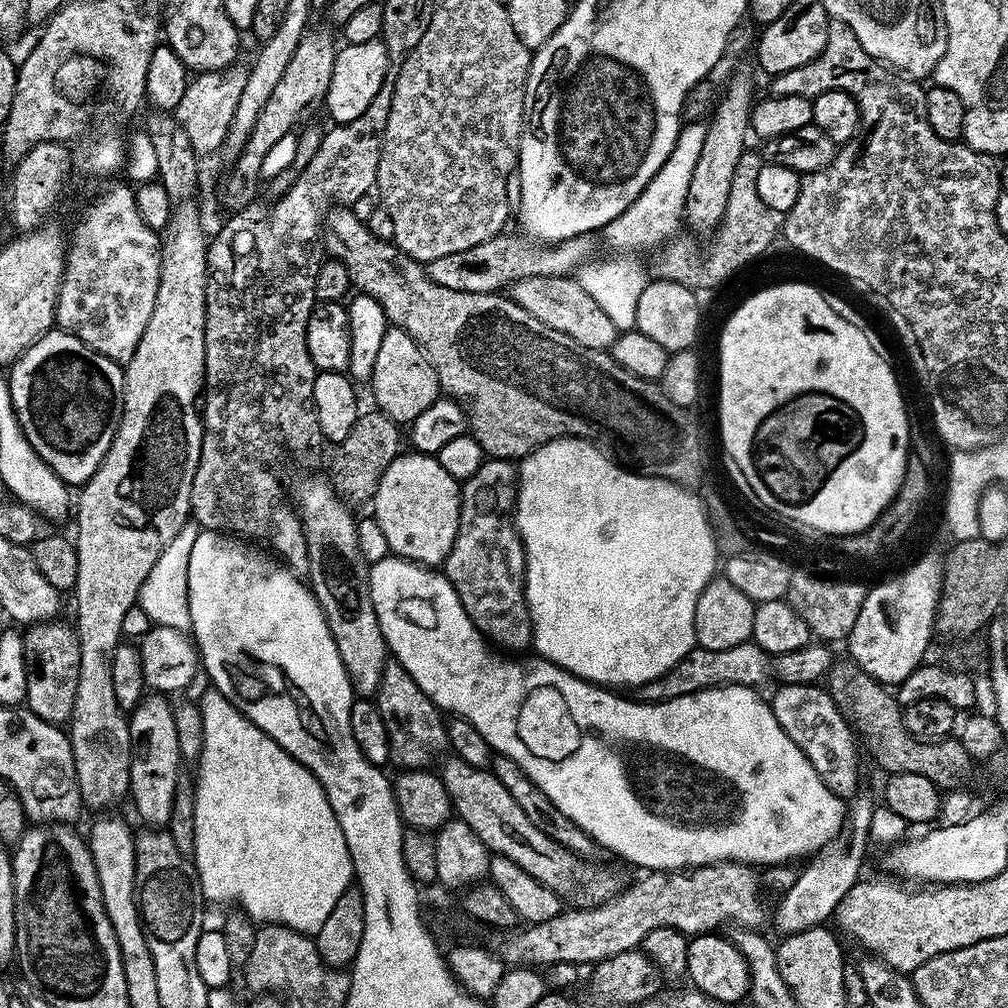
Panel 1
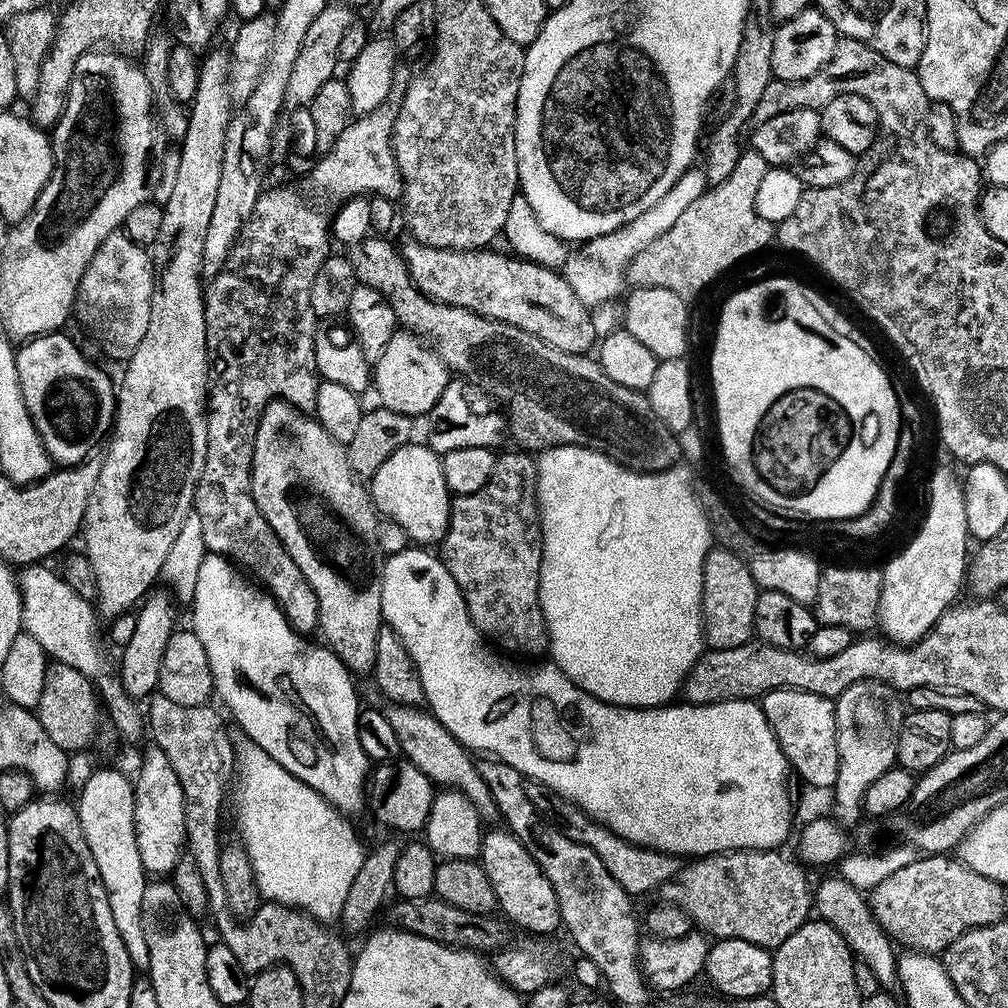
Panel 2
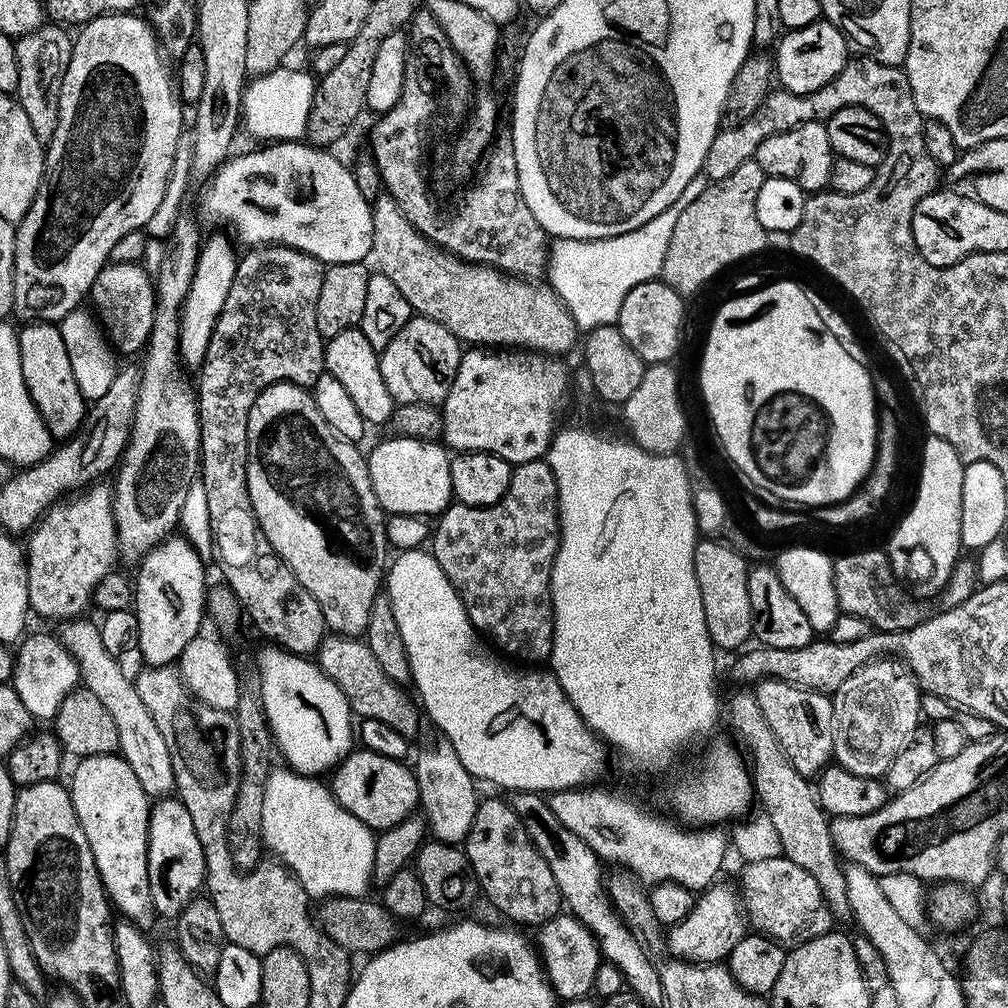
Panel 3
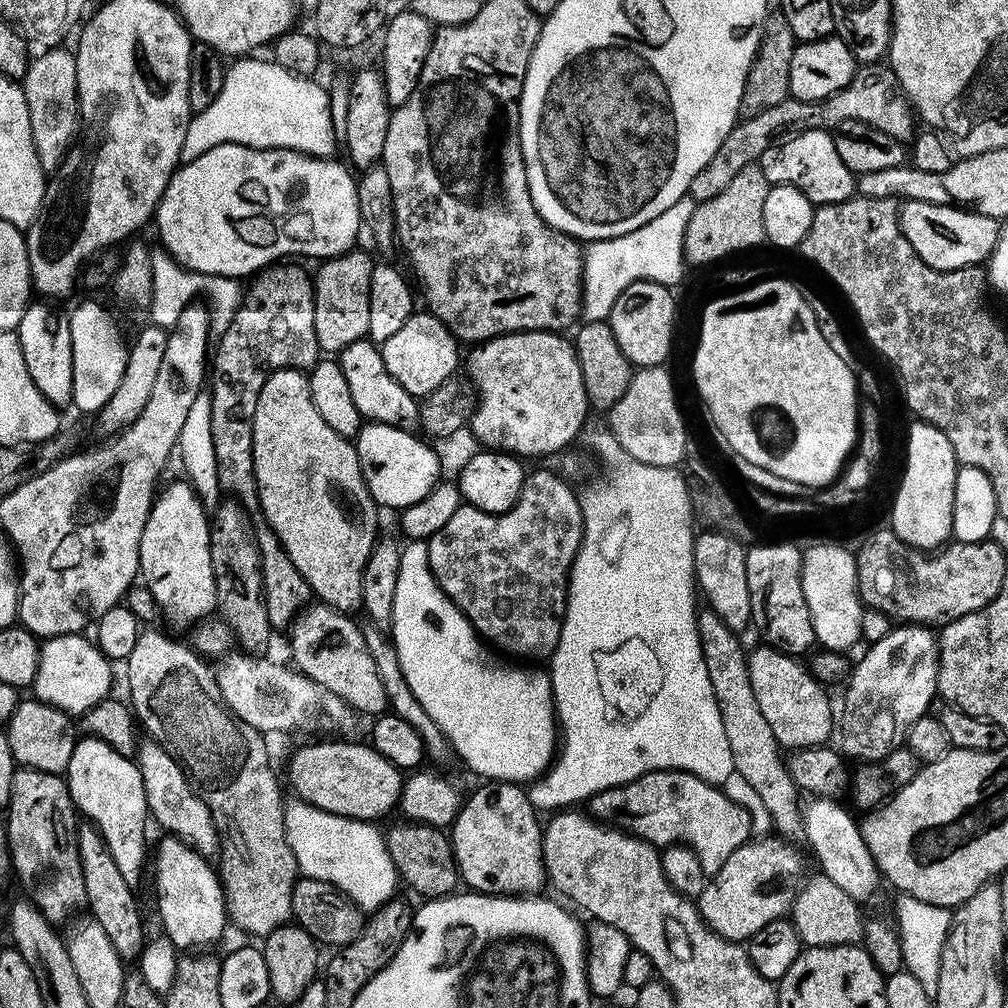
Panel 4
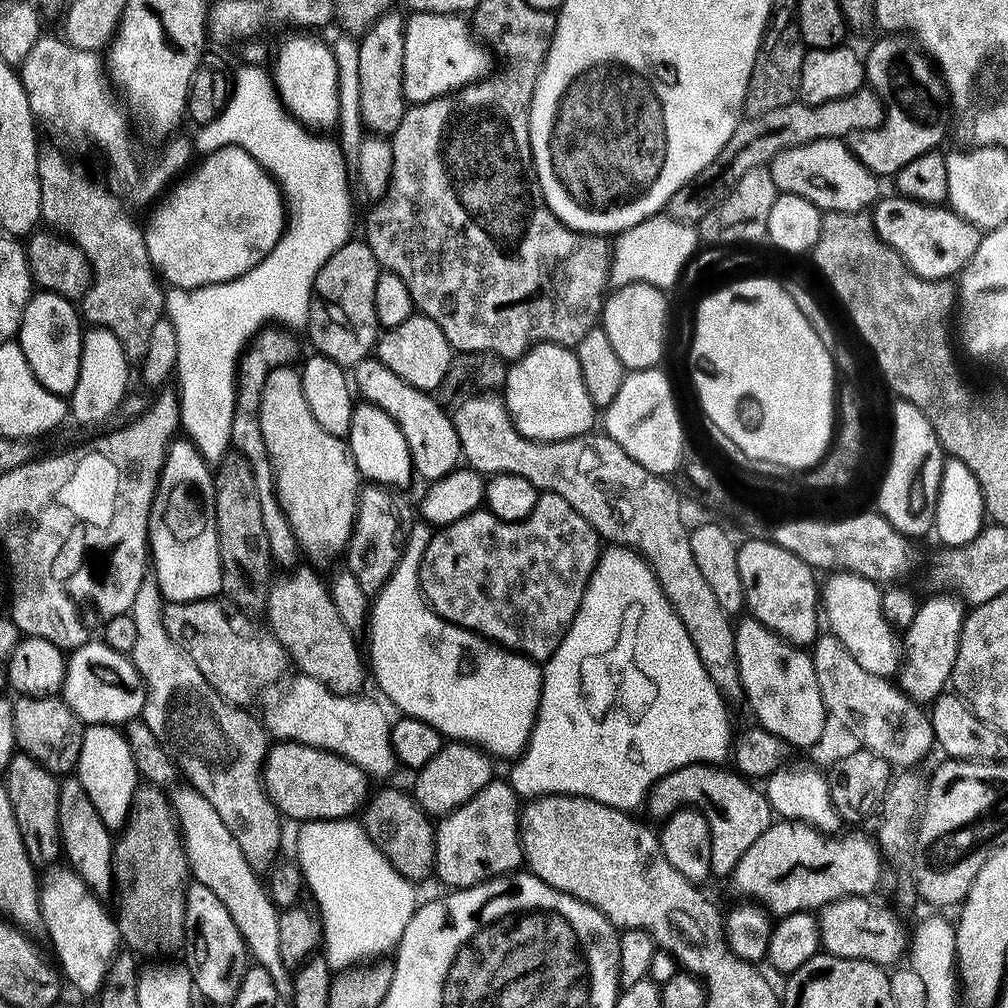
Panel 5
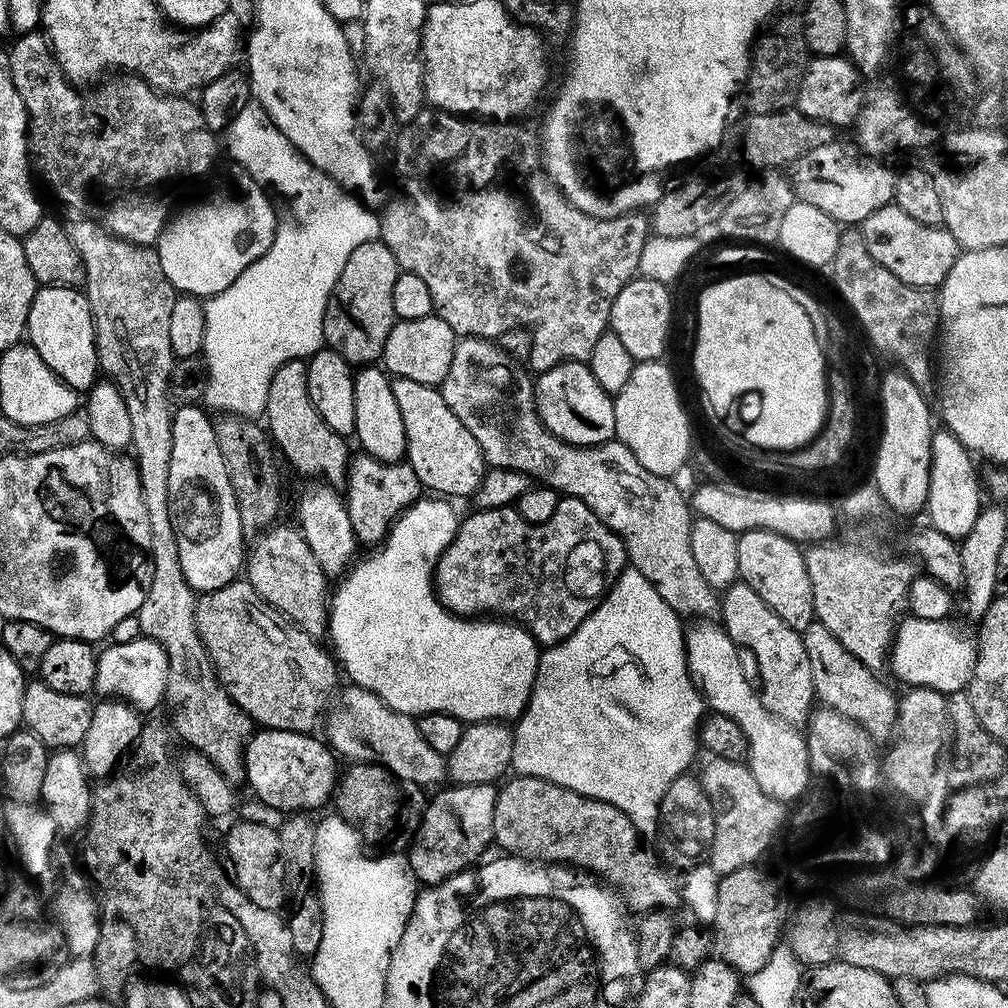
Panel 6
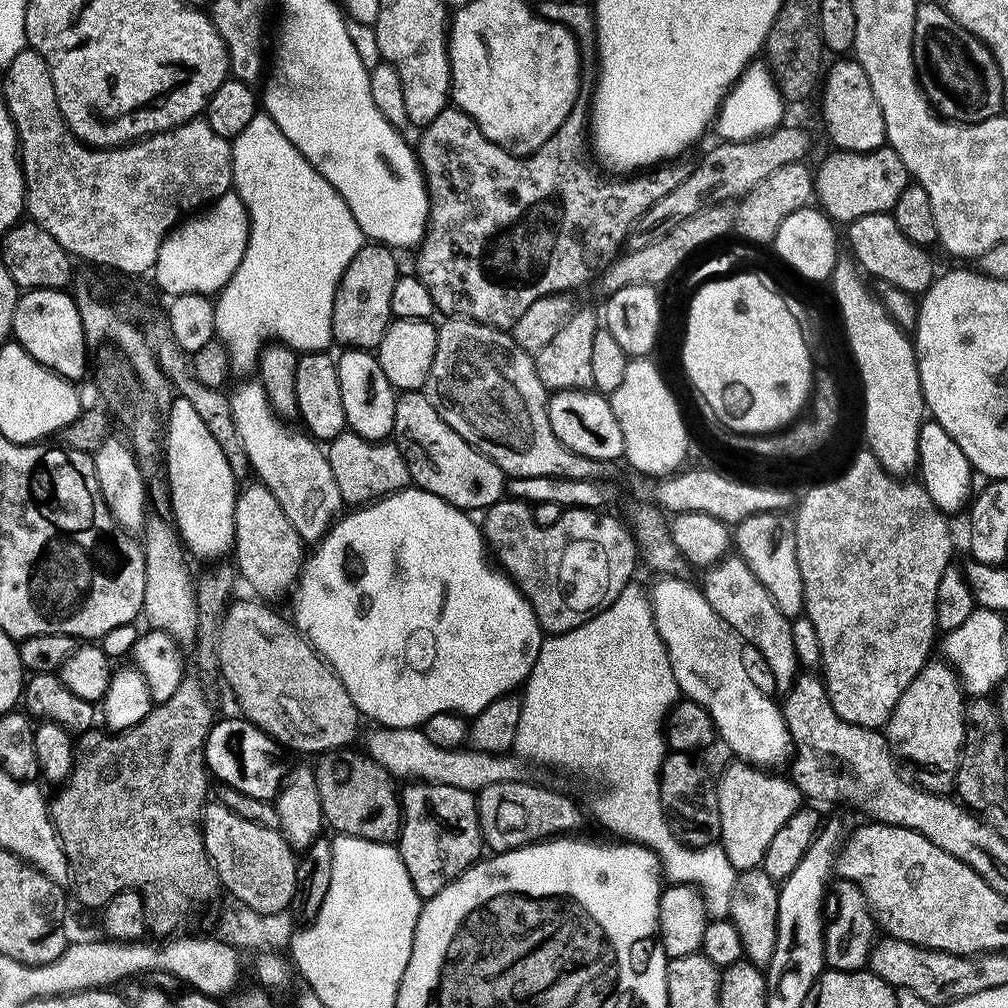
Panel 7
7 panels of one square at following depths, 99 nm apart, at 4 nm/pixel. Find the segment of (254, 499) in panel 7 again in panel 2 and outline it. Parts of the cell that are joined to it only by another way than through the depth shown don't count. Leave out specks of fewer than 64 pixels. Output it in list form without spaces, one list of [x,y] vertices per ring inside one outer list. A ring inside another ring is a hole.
[[[389,703],[387,707],[383,709],[384,717],[394,729],[403,759],[418,766],[422,774],[431,778],[433,785],[445,786],[466,794],[466,798],[474,802],[478,814],[485,821],[496,820],[498,813],[494,798],[491,797],[486,782],[479,776],[473,757],[468,757],[471,756],[469,749],[458,743],[450,734],[450,730],[446,730],[446,726],[442,726],[442,722],[432,715],[431,711],[421,710],[410,704]]]

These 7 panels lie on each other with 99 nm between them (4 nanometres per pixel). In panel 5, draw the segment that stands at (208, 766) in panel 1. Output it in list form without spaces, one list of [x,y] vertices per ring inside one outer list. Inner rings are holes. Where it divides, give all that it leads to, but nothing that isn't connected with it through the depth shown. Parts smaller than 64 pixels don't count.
[[[341,818],[338,820],[306,820],[299,825],[300,833],[296,836],[296,856],[298,867],[302,873],[303,879],[306,881],[306,888],[312,891],[312,896],[316,899],[318,907],[318,916],[322,921],[322,944],[328,955],[328,966],[333,970],[343,970],[349,967],[350,962],[356,962],[359,956],[368,956],[371,952],[388,952],[391,953],[399,944],[402,934],[406,930],[406,926],[410,922],[410,918],[415,914],[418,907],[418,899],[416,900],[416,892],[413,881],[406,879],[402,874],[398,874],[398,870],[394,870],[394,866],[380,853],[378,846],[374,846],[374,842],[364,832],[363,823],[357,822],[352,818]]]

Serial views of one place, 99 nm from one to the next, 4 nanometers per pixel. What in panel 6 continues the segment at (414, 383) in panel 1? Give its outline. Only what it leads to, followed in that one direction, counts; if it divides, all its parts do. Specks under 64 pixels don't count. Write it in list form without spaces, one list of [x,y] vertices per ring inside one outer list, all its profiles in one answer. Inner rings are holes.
[[[435,314],[413,320],[397,319],[386,338],[382,368],[393,377],[408,378],[410,382],[422,382],[439,386],[450,368],[450,358],[454,356],[458,337],[454,329],[446,326],[442,318]]]

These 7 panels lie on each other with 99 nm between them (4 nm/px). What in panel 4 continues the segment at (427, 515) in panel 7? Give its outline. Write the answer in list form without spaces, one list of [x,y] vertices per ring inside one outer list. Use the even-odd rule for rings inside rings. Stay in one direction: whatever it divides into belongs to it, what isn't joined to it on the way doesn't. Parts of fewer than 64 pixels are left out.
[[[414,540],[403,545],[400,554],[400,569],[398,570],[398,590],[394,590],[394,614],[392,615],[392,630],[390,639],[394,647],[398,662],[402,668],[402,674],[406,678],[406,683],[410,685],[410,690],[414,690],[414,698],[422,702],[422,710],[434,718],[434,722],[442,730],[442,734],[448,740],[451,751],[460,755],[460,760],[472,772],[484,776],[485,781],[510,780],[513,784],[523,785],[525,782],[531,782],[544,775],[548,771],[557,751],[558,751],[558,725],[556,723],[556,708],[552,704],[552,677],[547,671],[539,672],[539,667],[524,666],[528,668],[519,668],[519,663],[508,662],[512,664],[503,664],[499,660],[501,657],[481,637],[477,636],[476,629],[472,627],[471,622],[450,602],[450,598],[440,589],[434,574],[428,565],[428,546],[423,540]]]

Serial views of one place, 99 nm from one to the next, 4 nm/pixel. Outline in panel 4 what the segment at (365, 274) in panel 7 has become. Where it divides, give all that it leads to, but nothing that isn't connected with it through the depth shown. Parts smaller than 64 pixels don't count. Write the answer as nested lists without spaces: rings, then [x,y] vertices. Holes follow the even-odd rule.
[[[349,250],[340,256],[334,256],[323,261],[324,264],[317,272],[314,272],[314,330],[318,334],[318,342],[321,349],[328,354],[338,354],[350,342],[358,342],[365,339],[370,326],[370,274],[372,273],[373,257],[370,258],[364,252]]]

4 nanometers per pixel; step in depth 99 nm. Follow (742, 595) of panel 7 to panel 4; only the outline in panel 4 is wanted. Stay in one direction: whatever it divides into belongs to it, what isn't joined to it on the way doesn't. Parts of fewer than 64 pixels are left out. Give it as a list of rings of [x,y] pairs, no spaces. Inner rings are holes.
[[[759,646],[748,652],[748,669],[750,670],[750,687],[754,690],[754,699],[762,709],[770,730],[774,730],[774,738],[785,749],[815,748],[823,745],[828,735],[834,732],[834,708],[824,693],[825,685],[812,675],[807,667],[800,665],[801,661],[795,656],[788,656],[777,648]]]

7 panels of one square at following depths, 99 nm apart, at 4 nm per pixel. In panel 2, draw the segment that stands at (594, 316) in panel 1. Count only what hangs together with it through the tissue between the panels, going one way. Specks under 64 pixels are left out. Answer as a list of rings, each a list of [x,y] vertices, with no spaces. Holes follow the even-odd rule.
[[[413,240],[407,243],[401,247],[401,252],[411,278],[433,300],[460,305],[495,320],[510,322],[567,353],[587,353],[588,347],[597,343],[593,313],[579,300],[574,288],[557,269],[510,254],[492,252],[490,248],[454,251],[428,247]]]

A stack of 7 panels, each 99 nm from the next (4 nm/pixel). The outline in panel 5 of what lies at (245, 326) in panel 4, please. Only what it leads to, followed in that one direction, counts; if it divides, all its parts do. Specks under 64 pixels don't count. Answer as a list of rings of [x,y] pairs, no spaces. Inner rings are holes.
[[[268,326],[256,333],[245,347],[238,361],[238,379],[236,382],[236,409],[232,419],[231,447],[239,455],[247,457],[253,469],[269,463],[266,442],[262,438],[260,425],[260,395],[268,375],[276,368],[283,368],[293,363],[292,359],[300,352],[300,344],[291,331],[280,326]]]

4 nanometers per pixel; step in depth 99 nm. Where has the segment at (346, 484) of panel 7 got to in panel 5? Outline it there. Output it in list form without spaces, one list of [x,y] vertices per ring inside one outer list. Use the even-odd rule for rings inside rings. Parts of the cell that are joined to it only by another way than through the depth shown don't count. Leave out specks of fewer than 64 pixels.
[[[368,482],[356,497],[356,521],[348,539],[346,571],[354,574],[354,578],[358,578],[358,586],[362,586],[362,590],[369,594],[379,592],[394,574],[408,545],[412,525],[418,520],[413,501],[411,504],[400,492],[403,491],[386,484]]]

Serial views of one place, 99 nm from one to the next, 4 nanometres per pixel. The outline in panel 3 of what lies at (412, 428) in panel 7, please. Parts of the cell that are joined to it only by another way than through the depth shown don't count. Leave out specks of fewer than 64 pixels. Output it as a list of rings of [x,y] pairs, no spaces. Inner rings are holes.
[[[358,326],[338,330],[338,334],[327,337],[324,345],[324,371],[338,378],[338,382],[349,392],[354,406],[358,406],[358,414],[362,414],[369,425],[391,421],[392,413],[398,405],[386,388],[386,378],[382,378],[379,355]]]

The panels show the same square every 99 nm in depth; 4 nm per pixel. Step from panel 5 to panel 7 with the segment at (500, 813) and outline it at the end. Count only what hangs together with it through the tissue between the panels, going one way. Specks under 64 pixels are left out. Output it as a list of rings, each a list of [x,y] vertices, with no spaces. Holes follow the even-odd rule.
[[[412,782],[405,788],[408,789],[400,792],[404,821],[400,827],[398,847],[402,862],[406,866],[406,874],[410,874],[414,890],[420,895],[421,901],[425,901],[434,898],[434,894],[441,892],[447,884],[457,880],[464,871],[481,859],[480,809],[477,797],[466,790],[458,790],[458,786]]]

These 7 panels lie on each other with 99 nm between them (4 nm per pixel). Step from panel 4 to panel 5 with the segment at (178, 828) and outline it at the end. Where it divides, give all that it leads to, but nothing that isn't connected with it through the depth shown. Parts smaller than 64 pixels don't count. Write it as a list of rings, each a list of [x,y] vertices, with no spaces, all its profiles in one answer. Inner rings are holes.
[[[183,787],[171,790],[170,801],[183,837],[191,875],[197,883],[204,884],[210,890],[214,890],[214,894],[218,894],[222,906],[230,910],[230,918],[234,918],[234,926],[238,926],[251,959],[267,970],[277,989],[287,989],[290,984],[290,968],[278,950],[280,912],[277,905],[272,903],[262,880],[256,877],[259,876],[257,869],[252,868],[250,862],[246,862],[242,846],[238,846],[226,822],[218,818],[218,810],[210,806],[208,799],[197,788]]]

